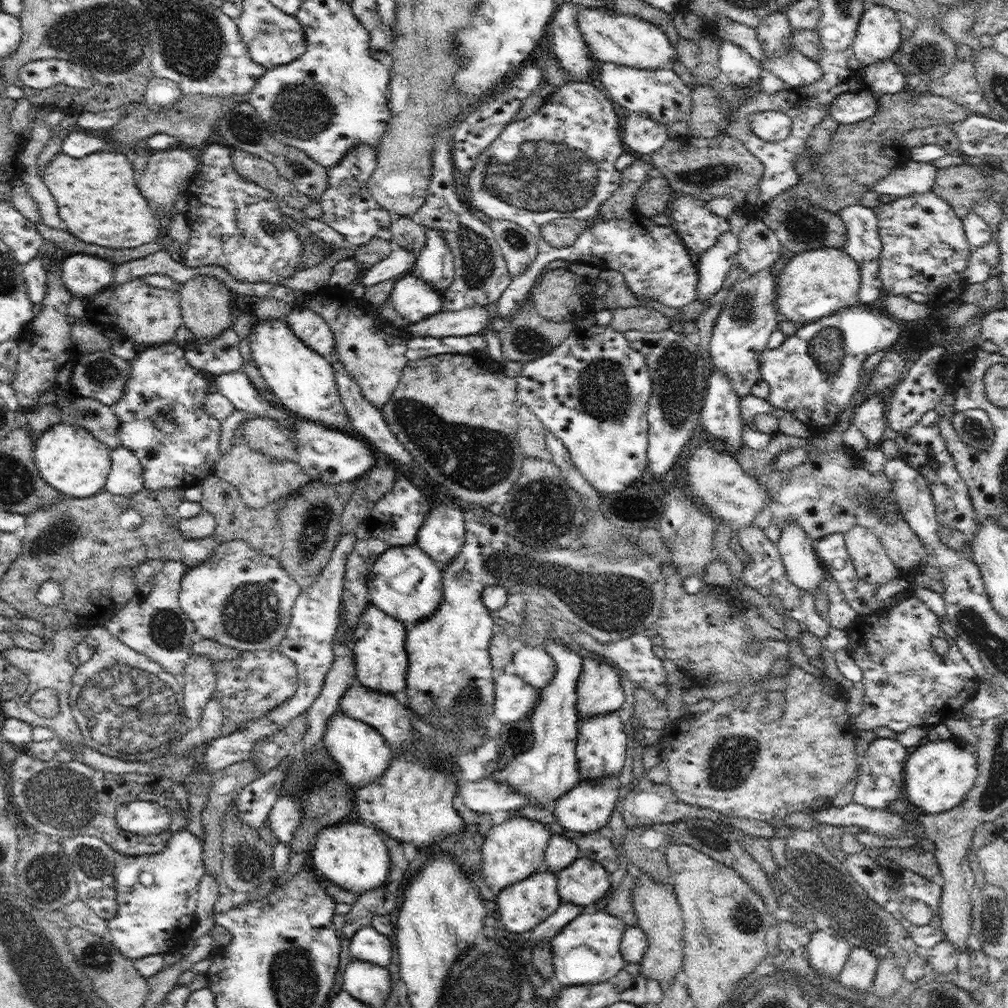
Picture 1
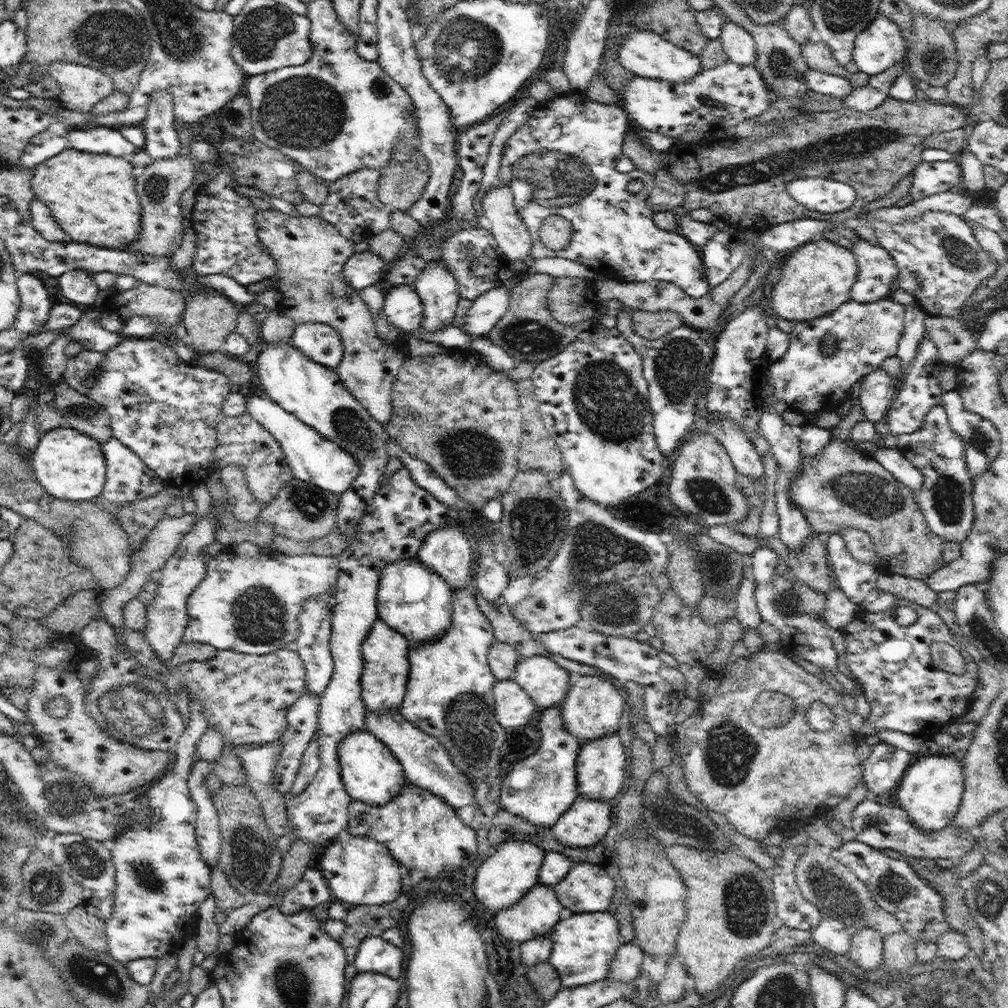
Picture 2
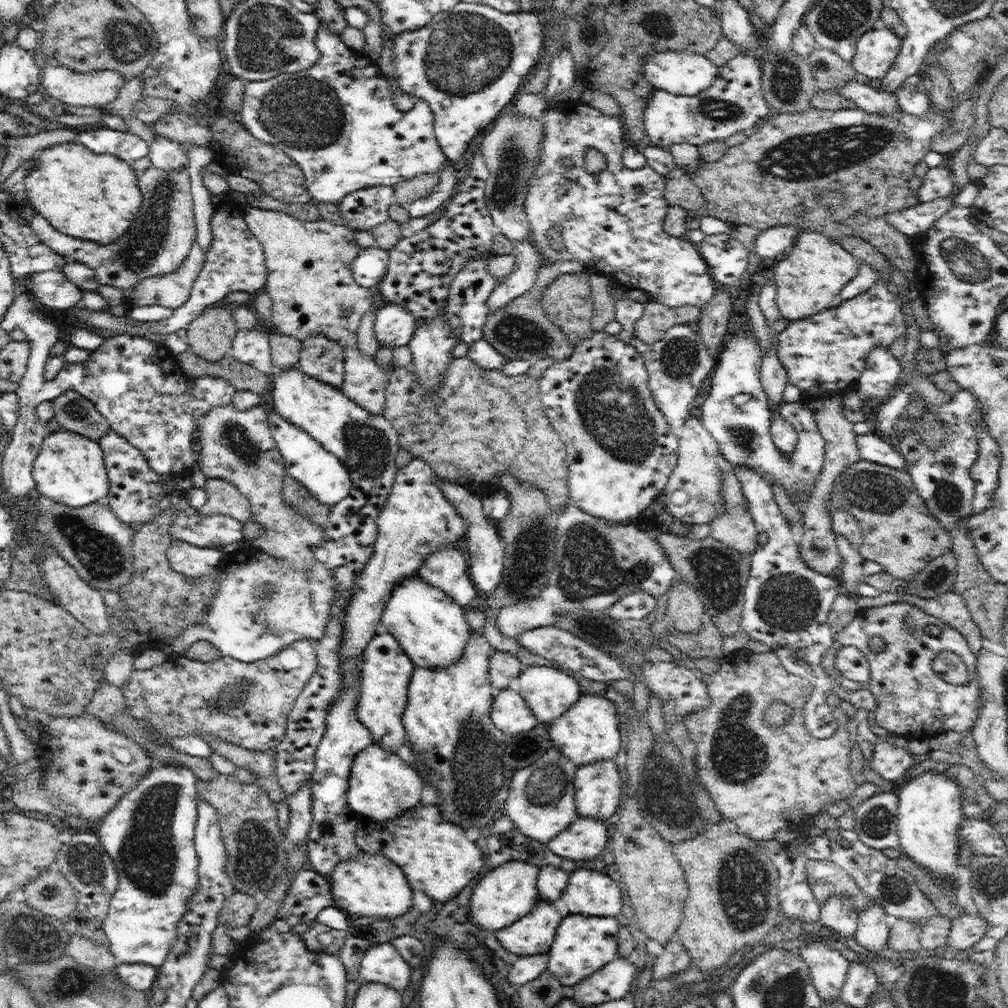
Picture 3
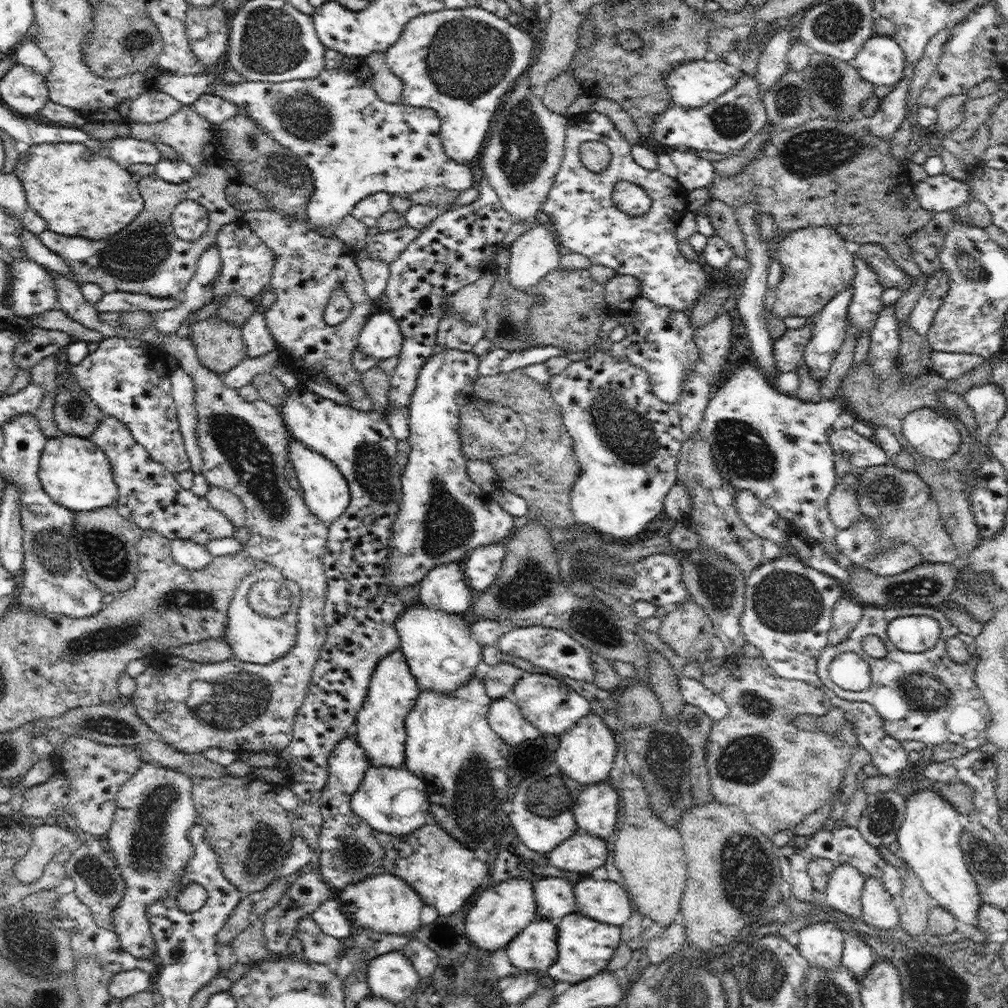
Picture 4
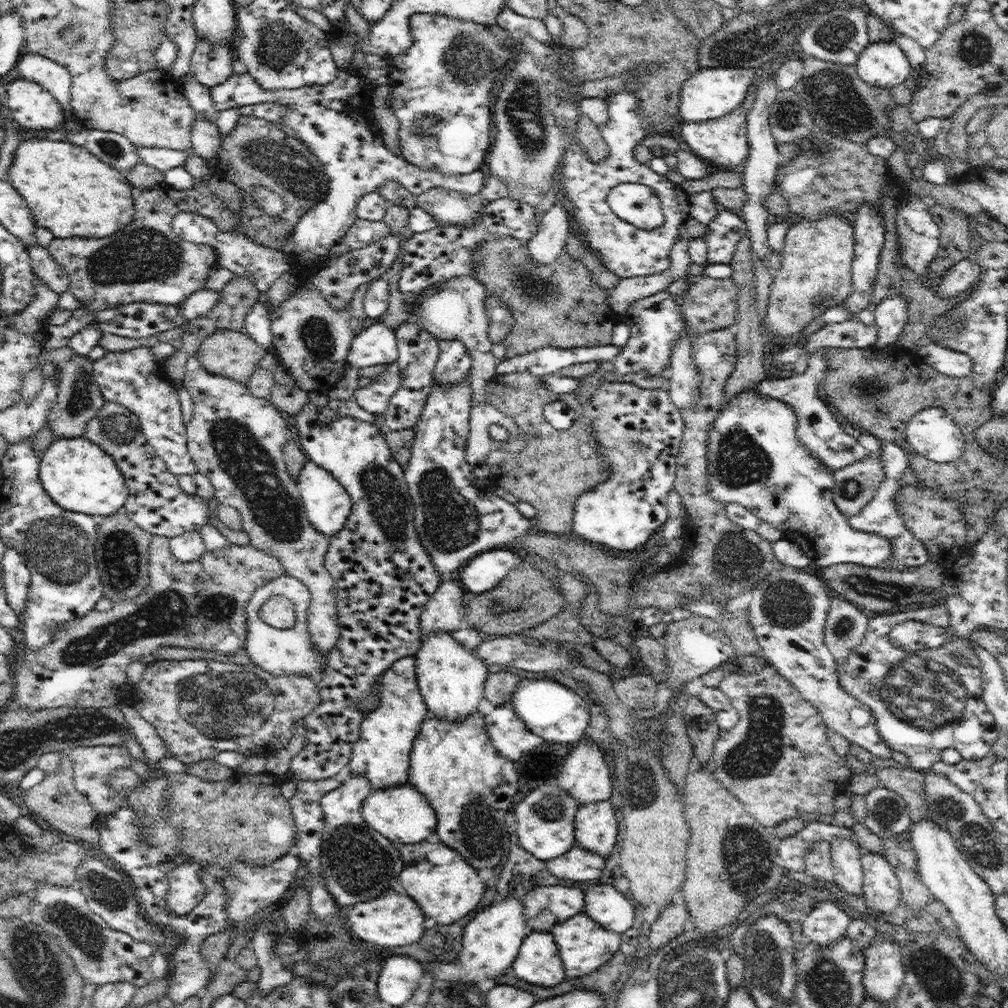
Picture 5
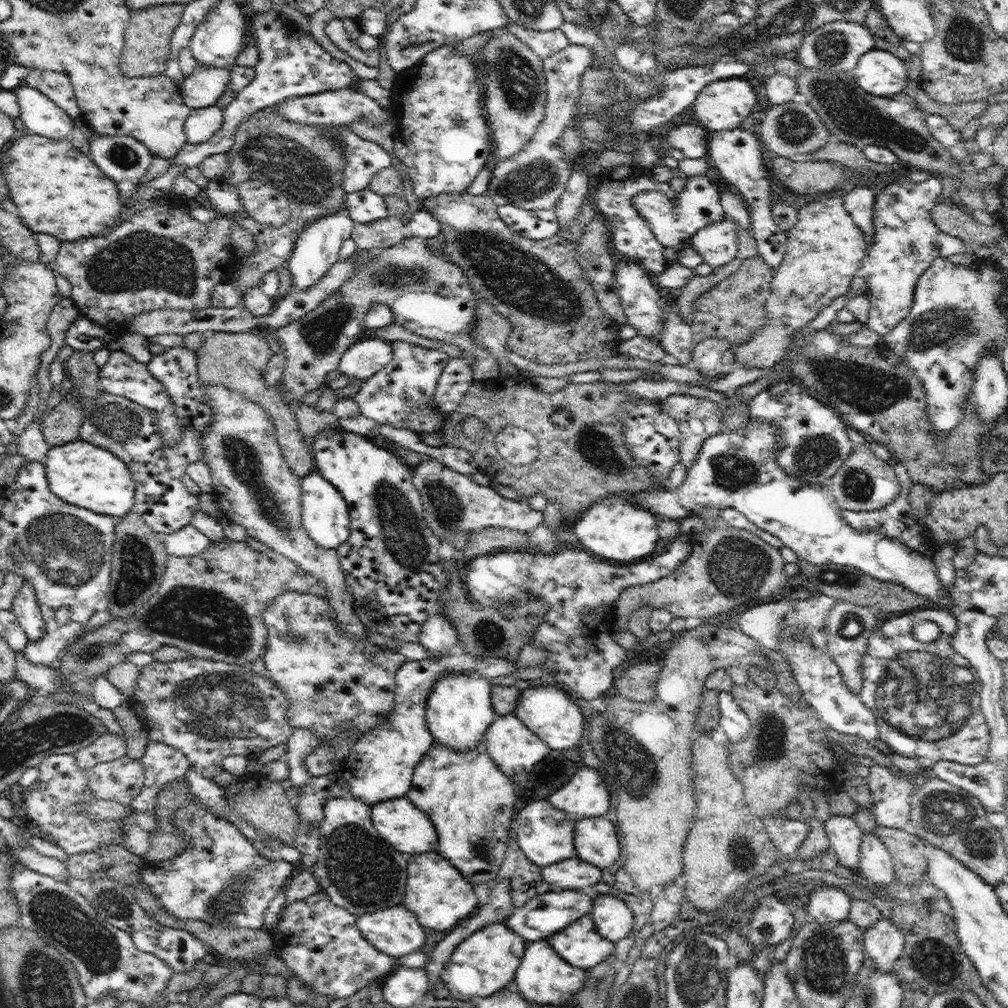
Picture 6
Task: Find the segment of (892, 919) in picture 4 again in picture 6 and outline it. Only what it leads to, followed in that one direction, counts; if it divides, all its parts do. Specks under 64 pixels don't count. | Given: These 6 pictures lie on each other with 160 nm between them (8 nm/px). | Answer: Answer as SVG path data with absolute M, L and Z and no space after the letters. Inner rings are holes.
M862 834L858 868L876 886L890 887L896 879L891 854L874 834Z

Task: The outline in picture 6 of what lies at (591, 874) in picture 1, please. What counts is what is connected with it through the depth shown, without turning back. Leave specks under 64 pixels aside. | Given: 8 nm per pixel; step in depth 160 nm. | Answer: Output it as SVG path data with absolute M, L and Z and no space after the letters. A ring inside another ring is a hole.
M598 896L593 900L594 906L590 916L596 925L598 934L616 943L626 938L634 927L632 909L626 905L626 897Z

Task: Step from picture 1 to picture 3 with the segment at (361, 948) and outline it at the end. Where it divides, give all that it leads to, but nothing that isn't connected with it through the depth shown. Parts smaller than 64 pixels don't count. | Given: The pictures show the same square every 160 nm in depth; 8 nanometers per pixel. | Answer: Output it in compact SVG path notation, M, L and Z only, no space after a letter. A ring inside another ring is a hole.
M381 942L365 950L359 973L368 983L382 983L402 993L410 983L412 967L391 942Z

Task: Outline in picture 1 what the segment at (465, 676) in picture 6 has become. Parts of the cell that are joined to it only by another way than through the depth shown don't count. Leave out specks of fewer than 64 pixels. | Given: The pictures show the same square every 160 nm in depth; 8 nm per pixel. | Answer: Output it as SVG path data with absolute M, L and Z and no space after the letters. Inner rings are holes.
M416 543L395 546L379 555L367 574L369 601L410 630L416 622L431 617L443 601L443 568Z

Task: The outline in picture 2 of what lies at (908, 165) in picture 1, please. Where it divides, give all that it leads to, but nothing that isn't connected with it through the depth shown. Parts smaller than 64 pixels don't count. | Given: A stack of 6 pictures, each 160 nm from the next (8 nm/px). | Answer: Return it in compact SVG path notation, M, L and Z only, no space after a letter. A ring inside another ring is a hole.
M953 160L919 162L913 174L909 195L912 201L950 190L961 180L961 167Z

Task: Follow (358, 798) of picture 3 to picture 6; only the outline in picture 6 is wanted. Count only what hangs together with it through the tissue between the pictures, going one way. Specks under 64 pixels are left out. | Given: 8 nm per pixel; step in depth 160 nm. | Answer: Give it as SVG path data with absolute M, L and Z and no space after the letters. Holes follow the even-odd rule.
M407 796L391 798L371 805L371 819L376 831L392 847L410 856L432 851L434 843L438 846L438 836L432 821Z

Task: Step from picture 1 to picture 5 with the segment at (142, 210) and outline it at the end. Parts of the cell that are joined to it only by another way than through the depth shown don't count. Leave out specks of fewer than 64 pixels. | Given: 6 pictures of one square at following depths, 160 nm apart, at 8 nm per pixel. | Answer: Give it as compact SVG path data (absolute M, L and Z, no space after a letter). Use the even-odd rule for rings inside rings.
M25 137L15 150L8 180L28 202L34 223L48 228L55 238L104 238L124 229L134 218L132 186L125 177L125 173L102 162L86 147L78 146L70 141Z

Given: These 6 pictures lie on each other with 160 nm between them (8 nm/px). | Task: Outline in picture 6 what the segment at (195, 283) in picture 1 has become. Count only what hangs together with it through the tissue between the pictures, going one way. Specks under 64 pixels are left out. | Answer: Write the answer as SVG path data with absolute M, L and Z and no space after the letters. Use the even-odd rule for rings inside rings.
M211 332L203 340L197 356L197 371L203 384L221 384L266 410L274 421L282 454L294 474L302 478L315 470L312 444L300 431L296 414L292 413L292 409L285 402L280 386L270 387L265 381L265 370L273 352L262 332Z

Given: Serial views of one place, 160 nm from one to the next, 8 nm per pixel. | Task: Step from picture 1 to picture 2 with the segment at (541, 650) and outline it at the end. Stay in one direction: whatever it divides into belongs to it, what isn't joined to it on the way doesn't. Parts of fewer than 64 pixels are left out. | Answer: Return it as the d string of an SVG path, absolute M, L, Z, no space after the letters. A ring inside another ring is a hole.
M547 656L521 658L515 668L515 681L539 711L552 709L554 704L562 703L573 683L573 675Z

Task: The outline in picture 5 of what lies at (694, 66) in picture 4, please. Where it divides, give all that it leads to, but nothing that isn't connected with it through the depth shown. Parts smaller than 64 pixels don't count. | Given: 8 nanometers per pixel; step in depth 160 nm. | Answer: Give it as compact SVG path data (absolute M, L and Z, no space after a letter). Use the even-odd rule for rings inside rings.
M700 67L681 86L678 116L685 122L708 122L730 114L744 102L748 88L752 84L755 70L730 67Z

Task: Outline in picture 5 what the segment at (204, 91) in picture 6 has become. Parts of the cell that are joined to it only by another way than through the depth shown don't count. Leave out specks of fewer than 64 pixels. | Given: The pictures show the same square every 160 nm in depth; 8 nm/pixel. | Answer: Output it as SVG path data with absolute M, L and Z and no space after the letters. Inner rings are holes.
M197 38L194 49L190 73L207 88L224 82L233 73L232 46L223 44L210 44L203 38Z

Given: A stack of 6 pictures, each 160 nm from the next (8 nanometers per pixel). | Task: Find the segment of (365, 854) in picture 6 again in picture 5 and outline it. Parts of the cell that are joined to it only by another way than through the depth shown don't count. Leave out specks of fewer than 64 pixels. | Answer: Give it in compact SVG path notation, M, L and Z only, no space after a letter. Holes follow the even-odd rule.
M352 774L348 781L331 790L321 798L325 814L325 829L321 844L321 867L319 874L325 881L332 898L343 910L349 905L374 900L389 890L404 893L398 884L398 874L404 863L396 846L372 828L362 816L364 799L372 788L365 776Z

